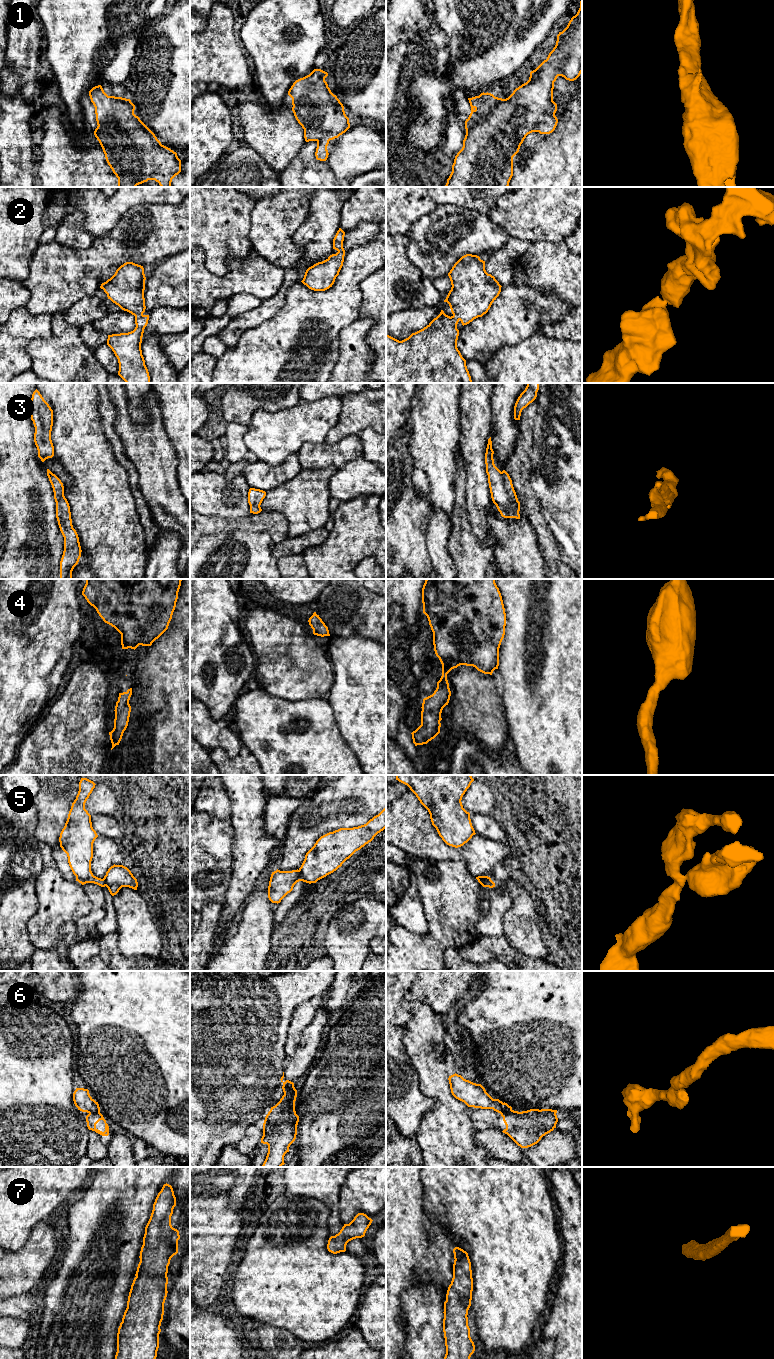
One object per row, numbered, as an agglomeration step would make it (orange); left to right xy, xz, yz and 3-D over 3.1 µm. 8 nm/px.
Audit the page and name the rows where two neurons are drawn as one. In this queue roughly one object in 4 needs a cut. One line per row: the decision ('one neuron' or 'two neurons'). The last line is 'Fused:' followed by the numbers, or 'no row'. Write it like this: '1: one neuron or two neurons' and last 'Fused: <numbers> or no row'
1: one neuron
2: one neuron
3: one neuron
4: one neuron
5: two neurons
6: two neurons
7: one neuron
Fused: 5, 6

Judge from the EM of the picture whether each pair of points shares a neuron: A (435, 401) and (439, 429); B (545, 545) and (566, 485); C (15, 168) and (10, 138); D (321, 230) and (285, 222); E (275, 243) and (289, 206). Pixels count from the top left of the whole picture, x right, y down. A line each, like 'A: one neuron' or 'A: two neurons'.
A: one neuron
B: two neurons
C: one neuron
D: two neurons
E: one neuron

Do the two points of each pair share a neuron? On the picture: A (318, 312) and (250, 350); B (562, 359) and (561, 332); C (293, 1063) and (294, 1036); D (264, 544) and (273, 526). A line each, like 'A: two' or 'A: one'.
A: one
B: two
C: two
D: two

